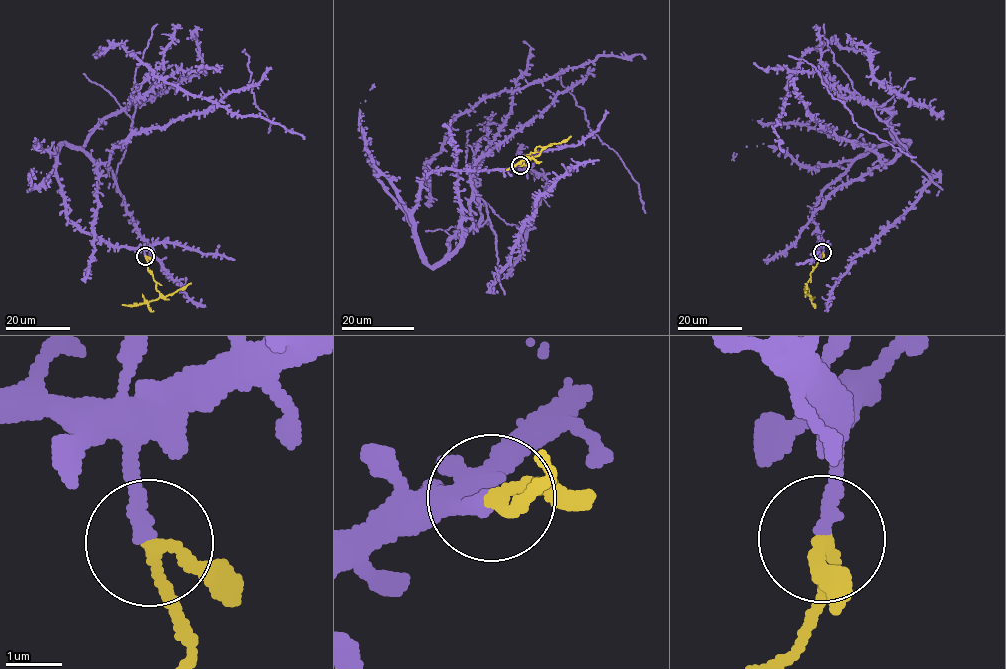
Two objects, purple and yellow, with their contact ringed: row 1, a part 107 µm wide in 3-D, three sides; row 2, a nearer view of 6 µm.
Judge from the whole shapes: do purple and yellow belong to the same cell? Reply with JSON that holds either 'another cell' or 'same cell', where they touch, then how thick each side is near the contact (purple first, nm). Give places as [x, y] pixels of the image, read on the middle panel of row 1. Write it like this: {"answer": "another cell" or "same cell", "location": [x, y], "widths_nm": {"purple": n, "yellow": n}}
{"answer": "another cell", "location": [520, 165], "widths_nm": {"purple": 260, "yellow": 200}}

